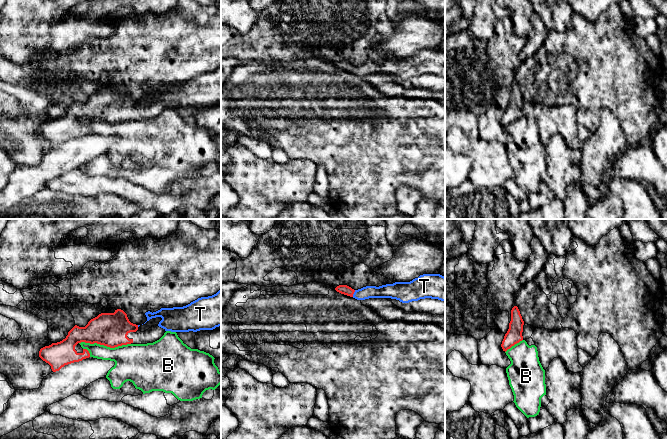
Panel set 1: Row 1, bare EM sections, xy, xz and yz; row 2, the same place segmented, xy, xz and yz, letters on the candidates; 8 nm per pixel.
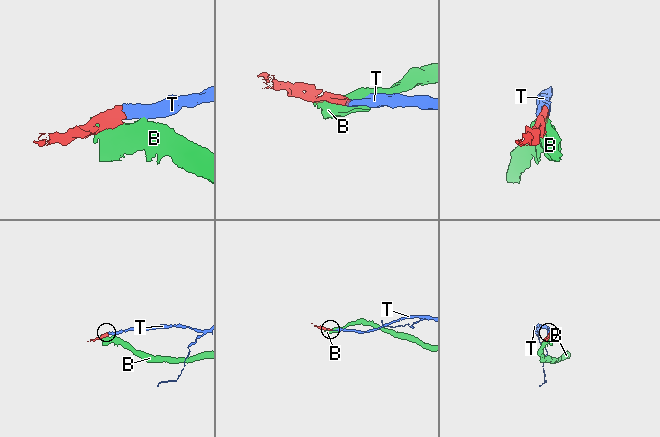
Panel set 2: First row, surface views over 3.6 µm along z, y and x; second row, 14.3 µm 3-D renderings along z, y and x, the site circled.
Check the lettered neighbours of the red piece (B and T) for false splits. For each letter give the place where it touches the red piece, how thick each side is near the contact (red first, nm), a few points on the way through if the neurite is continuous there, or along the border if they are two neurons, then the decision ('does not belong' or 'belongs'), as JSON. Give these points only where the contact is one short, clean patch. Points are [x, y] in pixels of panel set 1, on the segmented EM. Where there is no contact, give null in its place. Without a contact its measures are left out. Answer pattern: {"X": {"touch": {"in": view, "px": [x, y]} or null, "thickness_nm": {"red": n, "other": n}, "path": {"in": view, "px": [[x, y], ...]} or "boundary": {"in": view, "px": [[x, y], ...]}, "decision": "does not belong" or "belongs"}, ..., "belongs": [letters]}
{"B": {"touch": {"in": "xy", "px": [105, 345]}, "thickness_nm": {"red": 280, "other": 280}, "boundary": {"in": "xy", "px": [[79, 342], [99, 343], [110, 347], [130, 344]]}, "decision": "does not belong"}, "T": {"touch": {"in": "xz", "px": [353, 293]}, "thickness_nm": {"red": 80, "other": 110}, "path": {"in": "xz", "px": [[343, 289], [353, 293], [384, 291]]}, "decision": "belongs"}, "belongs": ["T"]}

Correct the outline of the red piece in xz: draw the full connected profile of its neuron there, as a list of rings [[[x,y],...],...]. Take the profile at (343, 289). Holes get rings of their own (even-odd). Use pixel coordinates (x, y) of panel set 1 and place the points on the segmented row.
[[[423,274],[410,282],[395,282],[379,287],[366,286],[358,290],[347,285],[339,285],[335,290],[357,300],[391,298],[409,303],[431,298],[445,301],[445,277],[440,274]]]

